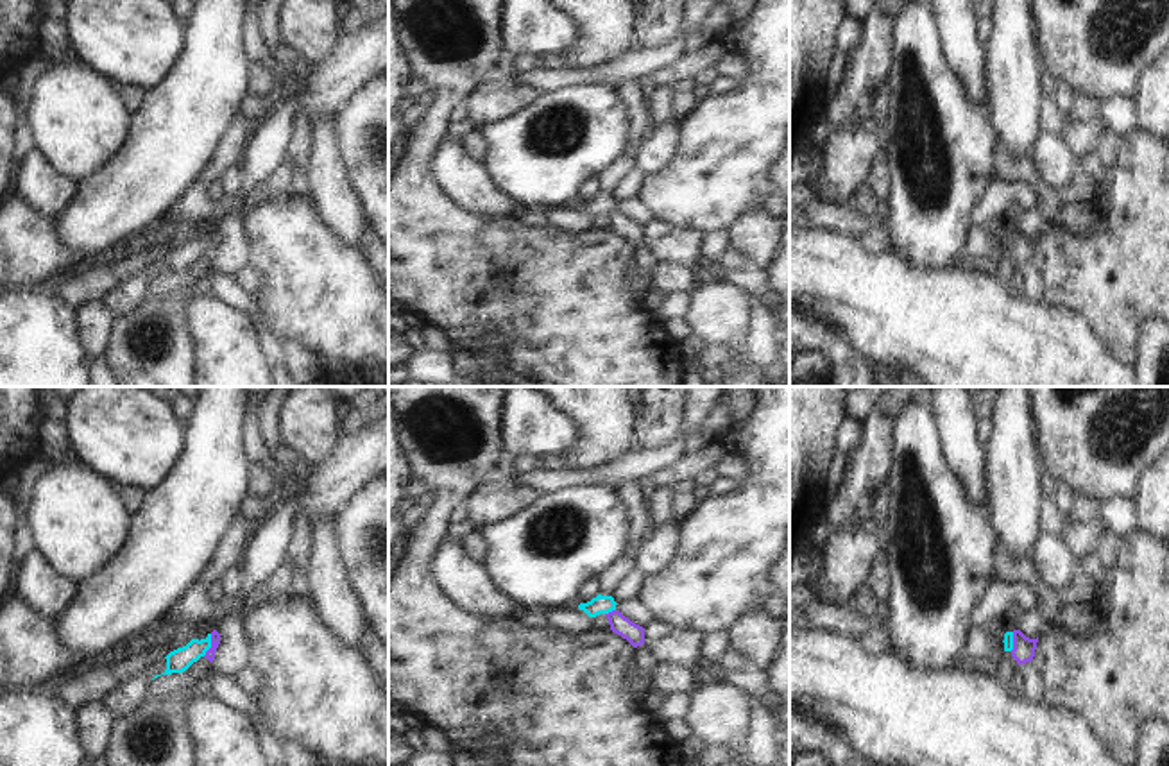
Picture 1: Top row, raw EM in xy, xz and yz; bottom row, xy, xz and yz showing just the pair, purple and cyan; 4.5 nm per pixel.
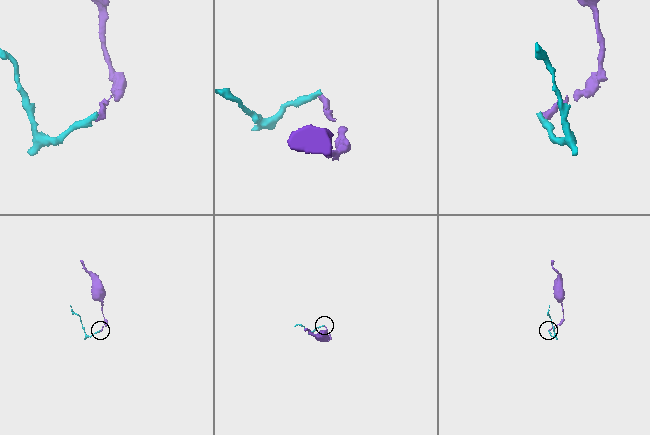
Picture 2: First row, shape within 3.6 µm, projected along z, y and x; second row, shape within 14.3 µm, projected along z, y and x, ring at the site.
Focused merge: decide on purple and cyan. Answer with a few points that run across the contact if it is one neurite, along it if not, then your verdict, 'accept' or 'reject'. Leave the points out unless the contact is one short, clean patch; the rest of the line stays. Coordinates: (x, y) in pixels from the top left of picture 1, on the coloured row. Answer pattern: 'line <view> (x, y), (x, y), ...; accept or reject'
line xy (212, 634), (212, 645), (203, 655); reject

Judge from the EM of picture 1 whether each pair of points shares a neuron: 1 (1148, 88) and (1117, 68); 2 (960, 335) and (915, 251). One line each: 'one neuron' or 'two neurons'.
1: two neurons
2: two neurons

